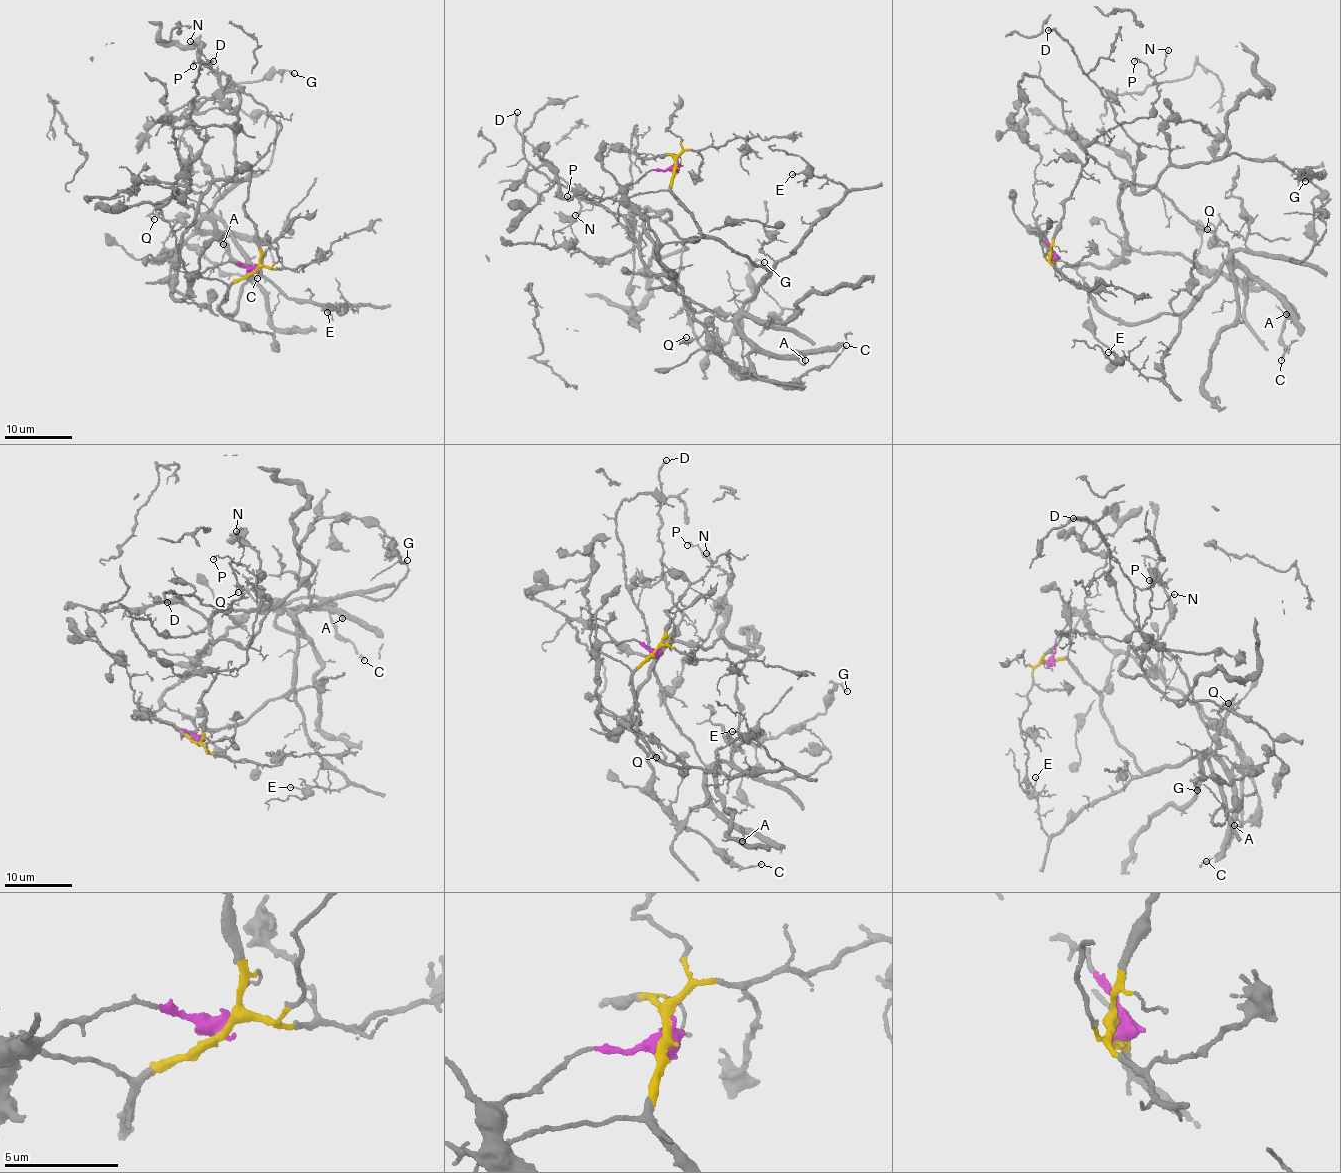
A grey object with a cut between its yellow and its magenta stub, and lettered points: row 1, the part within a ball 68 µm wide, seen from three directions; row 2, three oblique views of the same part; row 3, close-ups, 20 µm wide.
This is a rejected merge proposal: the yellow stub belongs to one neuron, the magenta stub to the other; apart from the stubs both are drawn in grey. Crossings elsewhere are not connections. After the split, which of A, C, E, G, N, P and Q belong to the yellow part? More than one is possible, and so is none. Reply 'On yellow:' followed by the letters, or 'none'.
On yellow: A, E, N, P

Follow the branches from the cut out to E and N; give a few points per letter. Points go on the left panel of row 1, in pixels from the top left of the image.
E: (254, 270), (229, 286), (220, 306), (225, 313), (238, 307), (253, 272), (288, 297), (360, 305), (326, 312)
N: (254, 270), (259, 267), (259, 245), (243, 202), (251, 168), (279, 126), (262, 105), (210, 67), (190, 41)

